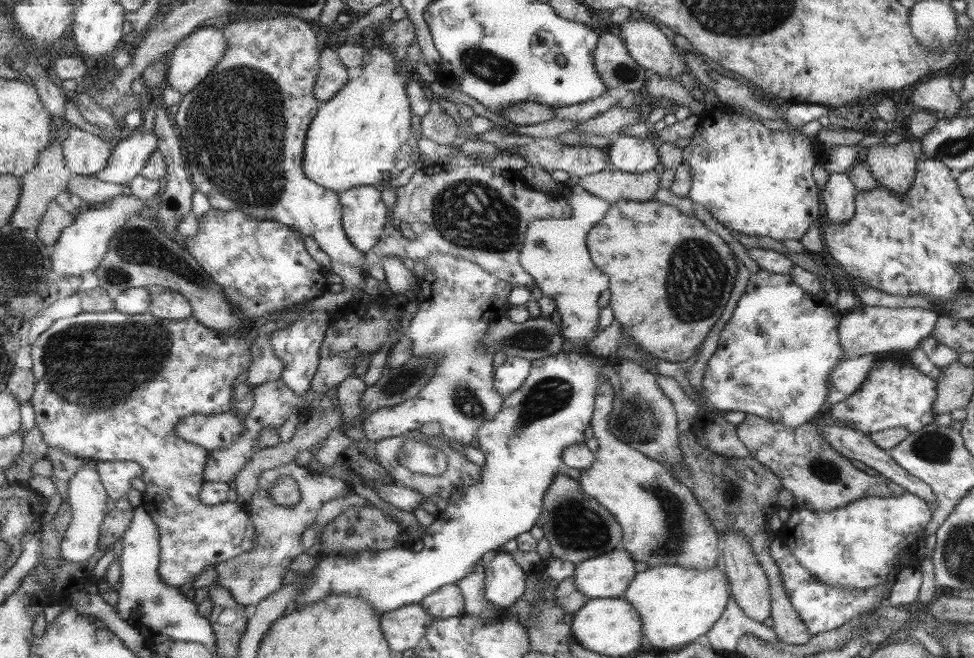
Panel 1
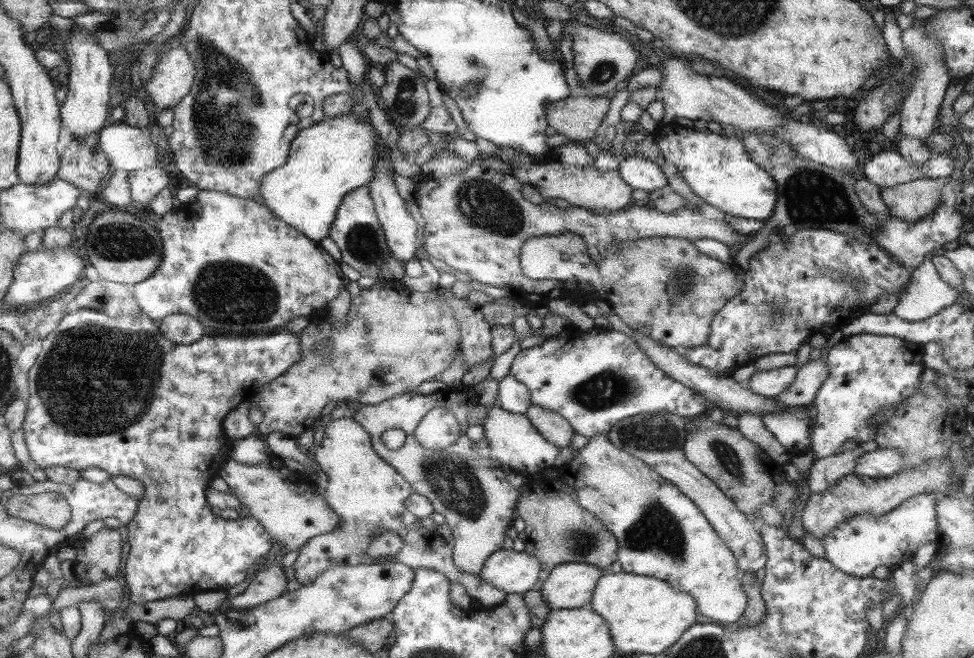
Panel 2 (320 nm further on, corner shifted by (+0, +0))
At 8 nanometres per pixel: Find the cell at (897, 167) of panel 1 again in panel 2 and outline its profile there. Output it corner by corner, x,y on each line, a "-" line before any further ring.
918,178
893,188
880,189
880,197
890,216
896,216
901,222
919,222
938,208
942,188
940,179

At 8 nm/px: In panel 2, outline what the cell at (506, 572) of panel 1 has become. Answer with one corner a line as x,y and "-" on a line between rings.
501,549
487,559
479,576
510,595
536,588
540,580
539,572
539,562
533,556
527,556
525,551

